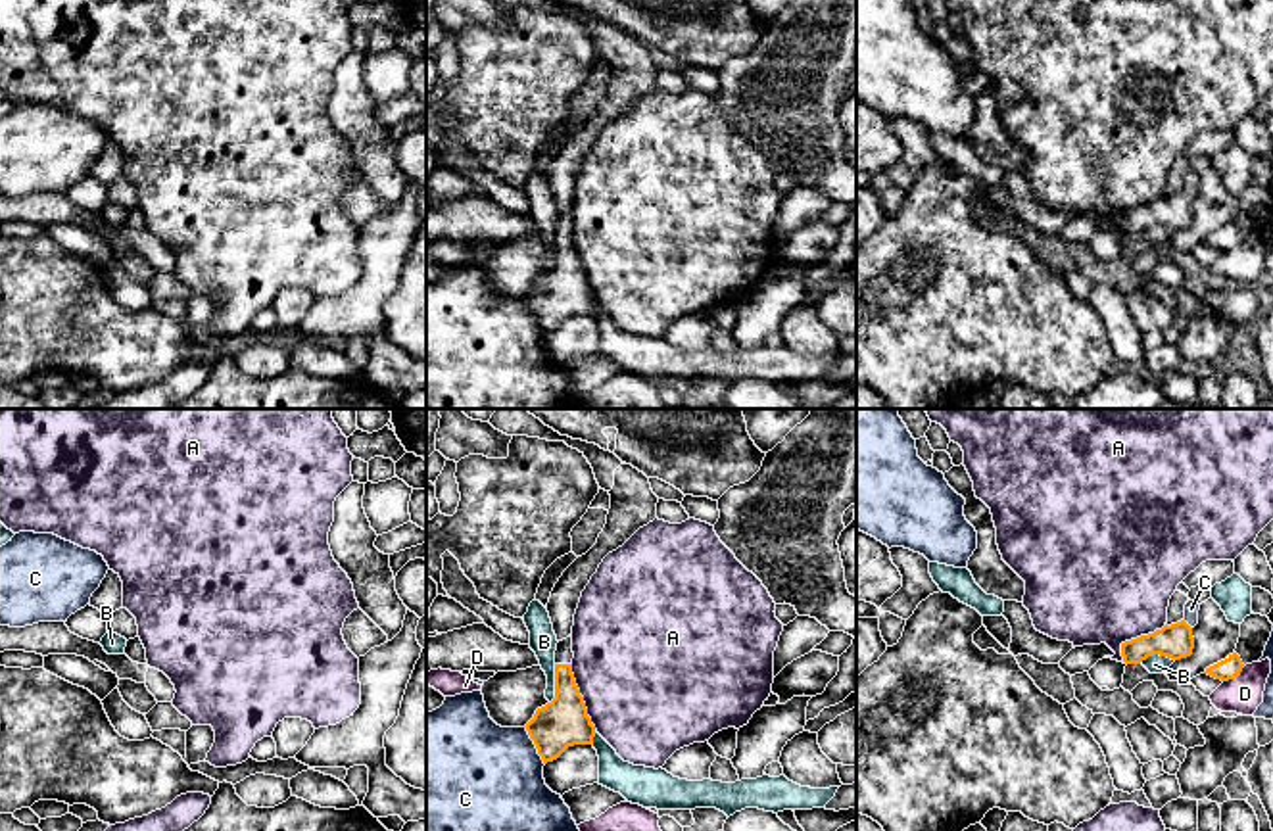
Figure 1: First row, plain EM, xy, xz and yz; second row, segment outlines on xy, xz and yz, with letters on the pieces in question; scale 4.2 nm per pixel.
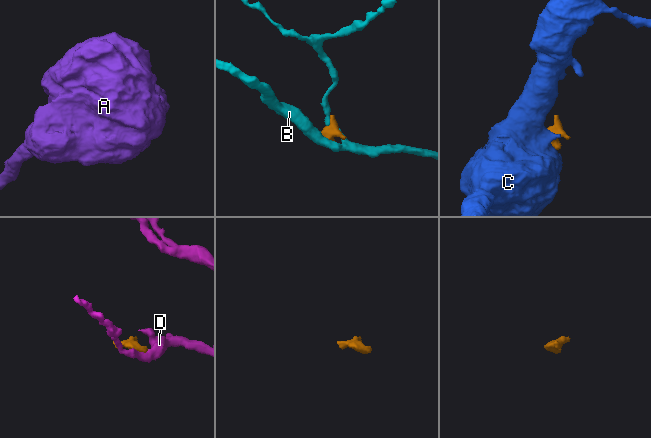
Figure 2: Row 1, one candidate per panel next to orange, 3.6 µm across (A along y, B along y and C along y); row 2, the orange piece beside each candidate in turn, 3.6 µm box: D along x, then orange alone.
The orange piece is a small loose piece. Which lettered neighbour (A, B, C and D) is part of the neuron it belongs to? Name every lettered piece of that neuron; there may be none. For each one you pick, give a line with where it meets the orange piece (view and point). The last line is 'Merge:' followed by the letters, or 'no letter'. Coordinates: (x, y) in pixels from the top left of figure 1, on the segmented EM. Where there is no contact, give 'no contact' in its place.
Merge: no letter

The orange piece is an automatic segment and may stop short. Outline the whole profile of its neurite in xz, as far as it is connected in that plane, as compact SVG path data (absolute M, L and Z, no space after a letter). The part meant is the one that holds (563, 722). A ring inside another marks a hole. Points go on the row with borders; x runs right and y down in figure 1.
M570 635L555 651L555 699L524 725L543 764L557 760L568 747L593 745L595 725L576 685L572 658Z

